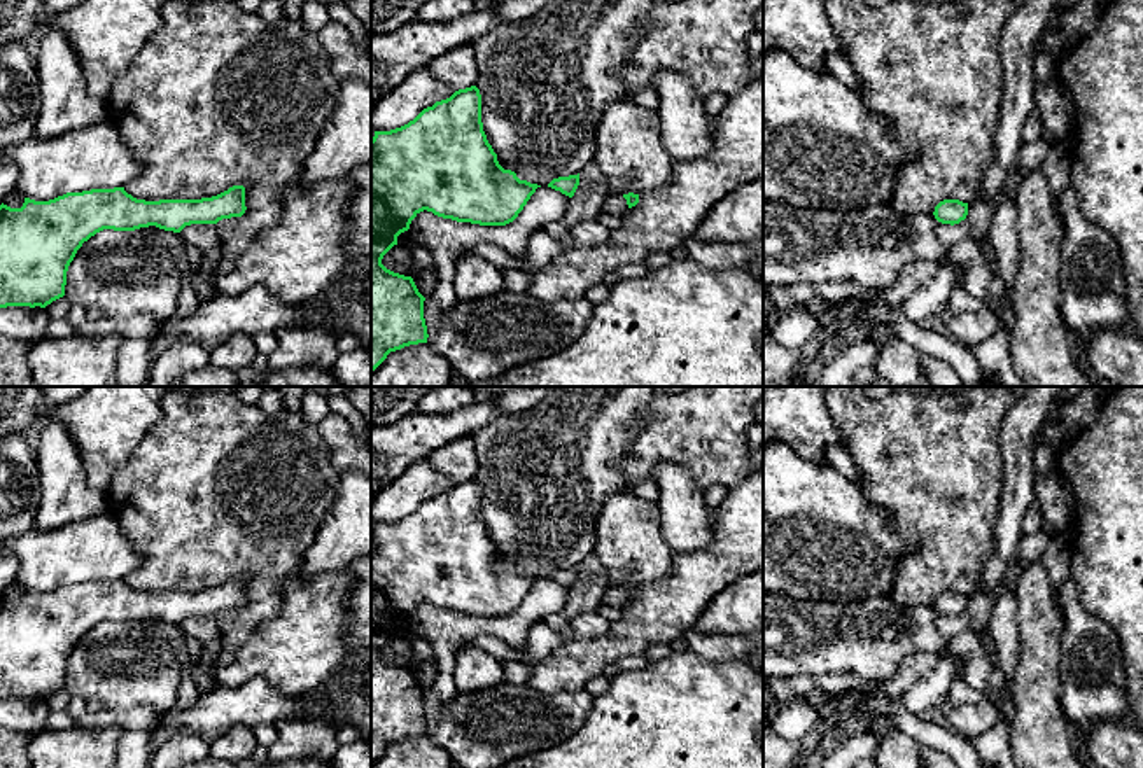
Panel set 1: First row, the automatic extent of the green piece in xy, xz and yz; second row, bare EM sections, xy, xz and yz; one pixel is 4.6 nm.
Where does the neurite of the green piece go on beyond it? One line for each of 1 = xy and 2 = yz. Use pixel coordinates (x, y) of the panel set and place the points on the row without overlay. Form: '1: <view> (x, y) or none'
1: none
2: none

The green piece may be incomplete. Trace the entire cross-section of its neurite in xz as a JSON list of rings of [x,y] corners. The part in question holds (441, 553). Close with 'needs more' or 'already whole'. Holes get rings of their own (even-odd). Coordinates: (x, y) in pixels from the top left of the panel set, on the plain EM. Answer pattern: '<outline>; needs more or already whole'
[[[476,478],[459,481],[450,490],[436,493],[401,520],[375,523],[371,530],[371,765],[390,744],[427,735],[429,730],[424,710],[425,689],[418,684],[413,670],[382,656],[383,647],[397,637],[397,628],[410,621],[411,612],[427,602],[457,614],[506,618],[518,609],[537,579],[541,577],[520,572],[515,563],[499,556],[483,523],[481,486]]]; already whole

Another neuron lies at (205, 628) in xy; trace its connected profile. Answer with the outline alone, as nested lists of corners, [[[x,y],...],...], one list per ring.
[[[191,616],[179,626],[184,633],[194,637],[201,647],[207,647],[221,639],[221,628],[215,616]]]

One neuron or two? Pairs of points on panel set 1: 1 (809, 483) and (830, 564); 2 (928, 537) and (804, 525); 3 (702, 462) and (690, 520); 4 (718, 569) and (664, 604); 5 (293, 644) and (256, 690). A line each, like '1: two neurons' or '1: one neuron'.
1: one neuron
2: two neurons
3: two neurons
4: one neuron
5: two neurons

